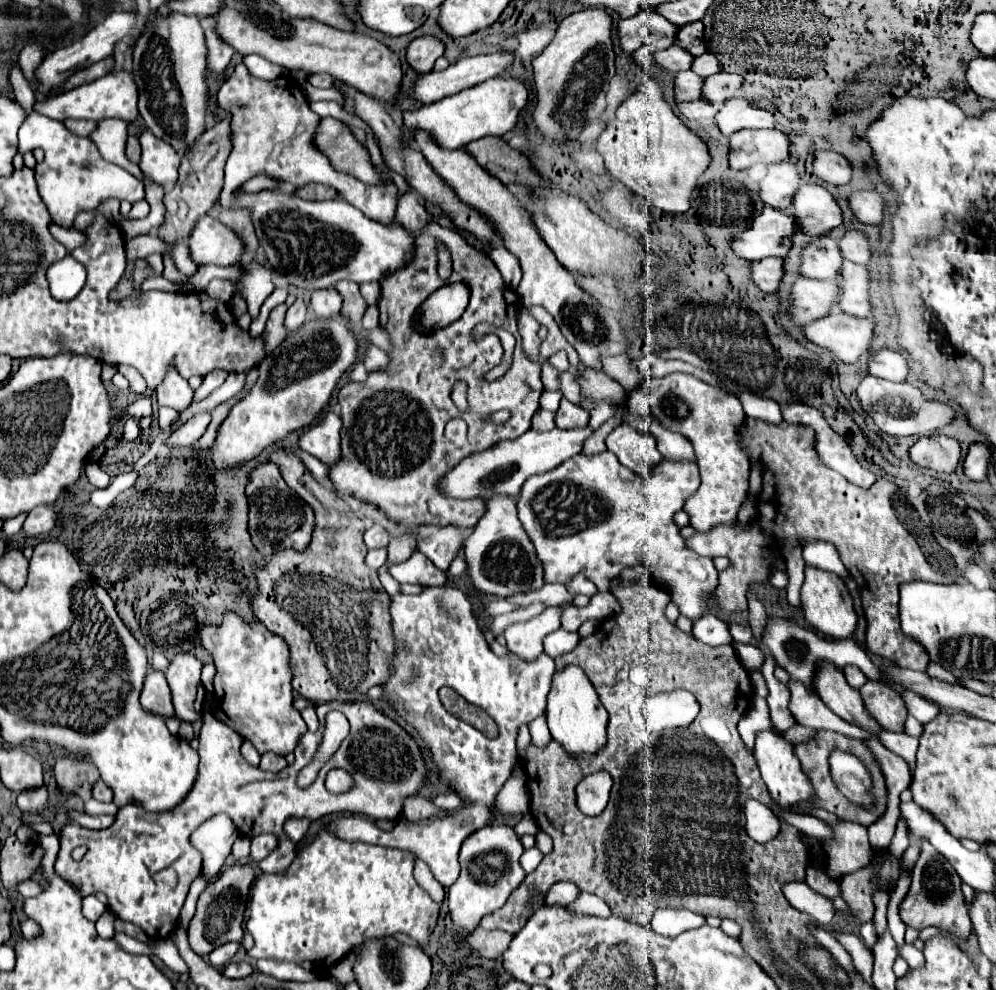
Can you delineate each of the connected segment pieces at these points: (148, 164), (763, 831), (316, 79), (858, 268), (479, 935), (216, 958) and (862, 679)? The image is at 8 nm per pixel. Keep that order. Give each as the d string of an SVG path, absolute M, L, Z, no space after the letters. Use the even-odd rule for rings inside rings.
M146 130L138 140L142 146L142 158L138 164L140 170L156 184L172 186L178 178L180 166L180 156L176 154L176 150L164 140L156 138L150 130Z
M750 800L750 802L746 802L744 810L746 810L746 832L756 842L764 844L778 834L780 822L768 806L760 804L758 800Z
M310 74L308 82L316 88L338 88L336 80L330 74Z
M850 260L844 262L842 266L842 296L840 296L840 310L860 316L860 318L870 318L872 316L872 300L870 300L870 272L862 264L854 264Z
M476 928L472 934L468 934L468 944L478 950L482 956L486 958L498 958L502 956L502 952L508 948L510 940L514 936L510 932L502 932L502 930L484 930L484 928Z
M230 942L230 944L224 944L224 946L216 948L216 950L210 954L210 964L212 964L212 966L216 966L216 968L226 966L226 964L230 962L230 958L238 952L238 948L240 948L240 944L234 944L234 942Z
M846 666L846 668L844 668L844 676L846 676L848 684L854 686L854 688L860 688L860 686L866 684L866 680L868 680L868 678L862 674L862 670L860 670L860 668L854 668L854 666Z

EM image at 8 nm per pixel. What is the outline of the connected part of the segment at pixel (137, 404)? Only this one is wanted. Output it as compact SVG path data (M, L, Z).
M143 396L130 404L127 408L129 415L139 419L152 415L152 404L149 397Z

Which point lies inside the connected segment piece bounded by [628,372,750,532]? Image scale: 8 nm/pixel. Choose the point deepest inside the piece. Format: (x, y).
(707, 416)

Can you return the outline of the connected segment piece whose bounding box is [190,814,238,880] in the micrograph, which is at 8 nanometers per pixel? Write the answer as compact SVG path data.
M218 814L206 820L192 832L190 844L194 844L194 848L198 848L198 852L202 854L204 872L210 880L218 876L236 838L238 828L234 828L234 822L226 814Z

